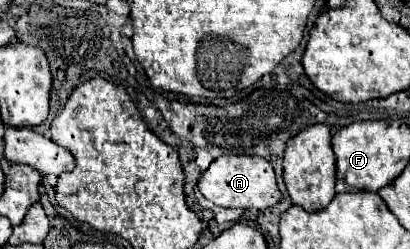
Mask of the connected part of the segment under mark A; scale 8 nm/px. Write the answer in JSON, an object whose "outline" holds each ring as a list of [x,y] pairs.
{"outline":[[[223,154],[211,162],[211,166],[203,172],[197,186],[209,202],[213,202],[215,206],[223,206],[223,208],[265,210],[281,200],[281,192],[277,188],[273,166],[257,156]]]}

